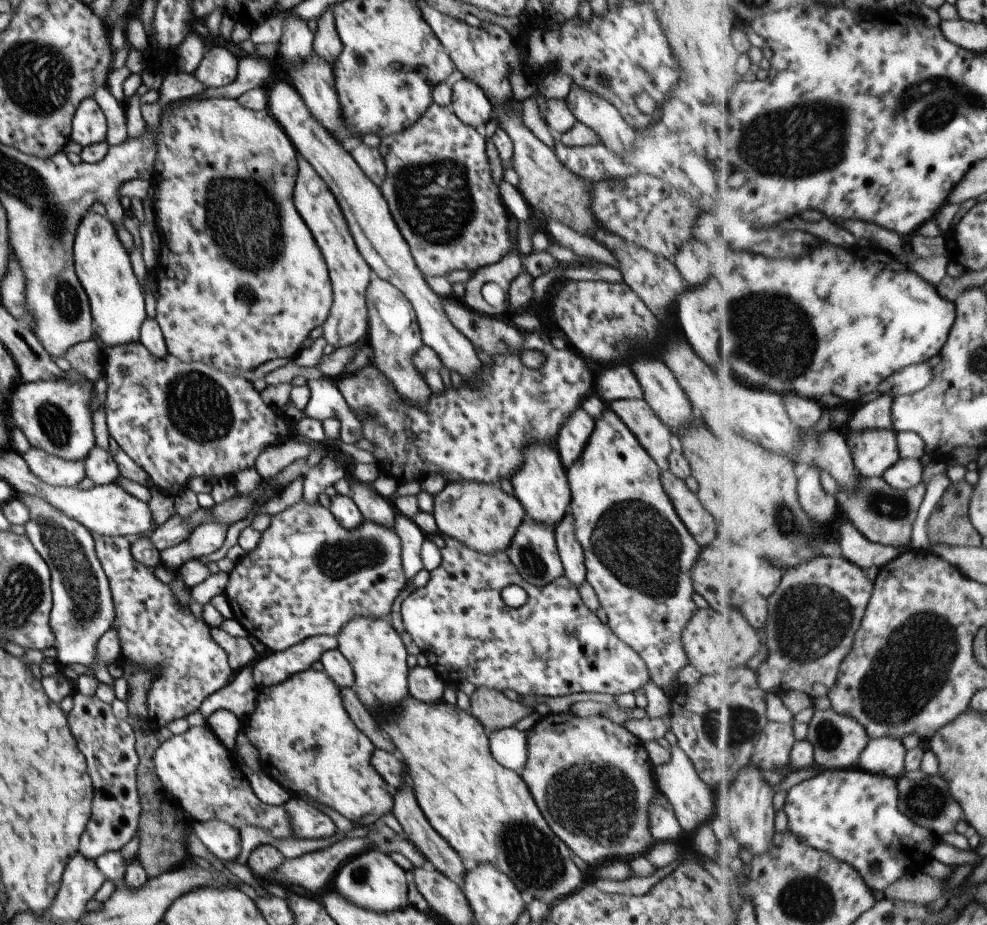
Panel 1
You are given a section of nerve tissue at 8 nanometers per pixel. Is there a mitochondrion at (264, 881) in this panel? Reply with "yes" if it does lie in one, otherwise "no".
no

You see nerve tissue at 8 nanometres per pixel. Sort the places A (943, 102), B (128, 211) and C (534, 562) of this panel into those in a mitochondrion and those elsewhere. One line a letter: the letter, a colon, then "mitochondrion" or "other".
A: mitochondrion
B: other
C: mitochondrion

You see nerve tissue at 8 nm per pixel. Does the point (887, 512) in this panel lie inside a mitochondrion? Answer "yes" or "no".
yes

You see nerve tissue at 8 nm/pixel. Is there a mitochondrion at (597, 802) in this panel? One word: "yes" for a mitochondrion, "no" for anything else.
yes

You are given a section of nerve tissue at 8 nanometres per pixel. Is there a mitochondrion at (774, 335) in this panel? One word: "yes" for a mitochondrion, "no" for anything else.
yes

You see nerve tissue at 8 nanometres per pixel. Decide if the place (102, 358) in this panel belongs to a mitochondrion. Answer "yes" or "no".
no

